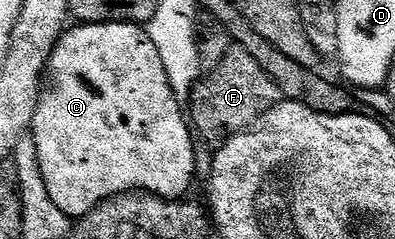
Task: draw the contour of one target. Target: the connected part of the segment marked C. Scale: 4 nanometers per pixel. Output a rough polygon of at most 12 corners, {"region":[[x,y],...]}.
{"region":[[137,23],[63,30],[29,134],[46,196],[185,196],[194,143]]}

